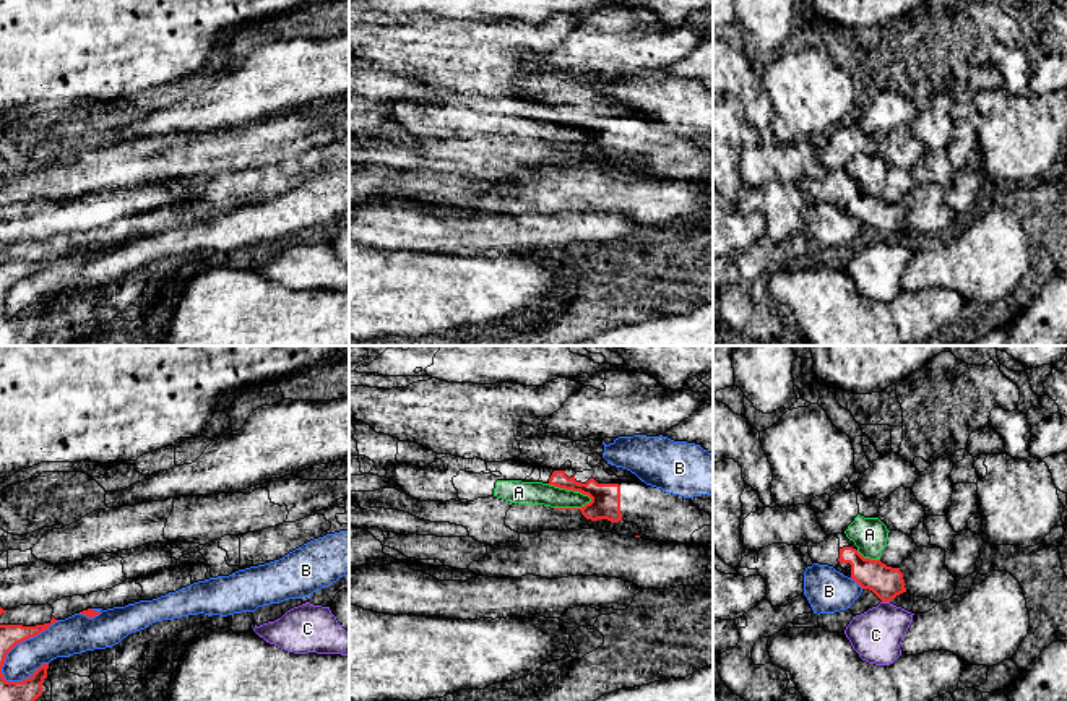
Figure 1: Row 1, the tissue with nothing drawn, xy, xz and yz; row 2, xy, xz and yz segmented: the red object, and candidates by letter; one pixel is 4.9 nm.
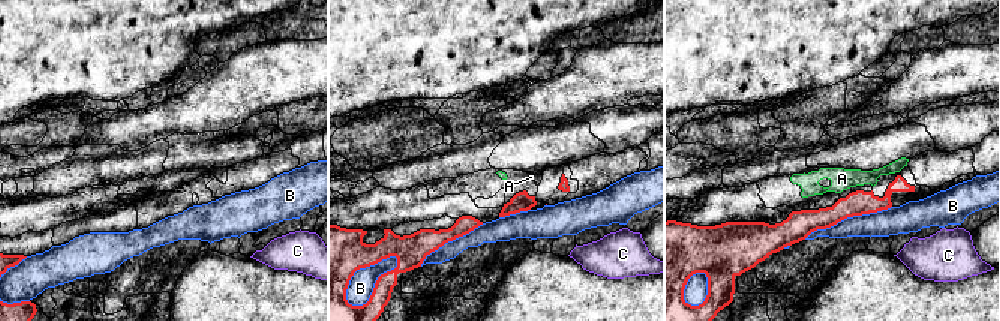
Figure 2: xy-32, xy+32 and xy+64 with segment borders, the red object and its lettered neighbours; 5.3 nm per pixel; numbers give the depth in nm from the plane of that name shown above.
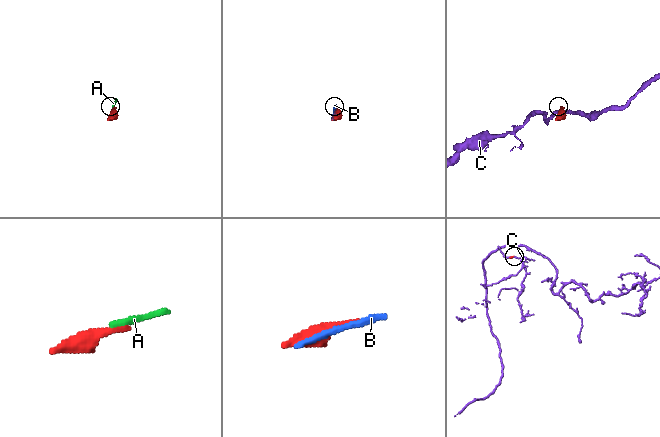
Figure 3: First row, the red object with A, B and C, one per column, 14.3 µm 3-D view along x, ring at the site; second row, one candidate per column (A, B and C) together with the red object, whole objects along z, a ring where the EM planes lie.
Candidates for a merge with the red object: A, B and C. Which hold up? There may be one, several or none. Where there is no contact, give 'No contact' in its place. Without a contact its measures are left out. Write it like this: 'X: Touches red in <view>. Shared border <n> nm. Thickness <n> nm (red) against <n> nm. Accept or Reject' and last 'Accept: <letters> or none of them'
A: Touches red in xz. Shared border 240 nm. Thickness 150 nm (red) against 110 nm. Reject
B: Touches red in xy. Shared border 400 nm. Thickness 130 nm (red) against 180 nm. Reject
C: Touches red in yz. Shared border 40 nm. Thickness 160 nm (red) against 260 nm. Reject
Accept: none of them

